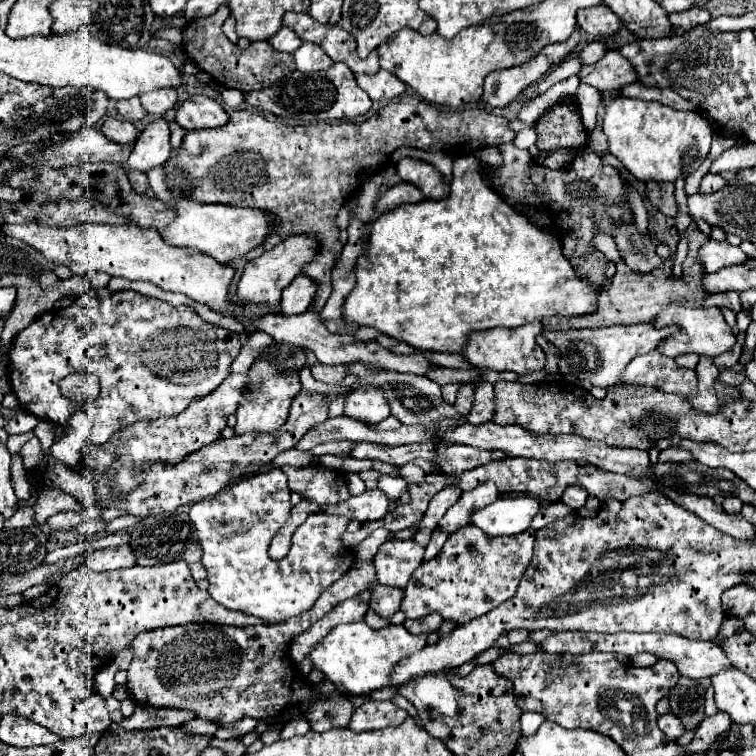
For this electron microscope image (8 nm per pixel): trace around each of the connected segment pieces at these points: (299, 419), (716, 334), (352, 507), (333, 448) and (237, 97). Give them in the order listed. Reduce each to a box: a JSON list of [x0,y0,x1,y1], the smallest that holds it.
[[80,390,328,518],[654,304,736,358],[320,490,392,522],[312,440,358,456],[222,90,244,108]]

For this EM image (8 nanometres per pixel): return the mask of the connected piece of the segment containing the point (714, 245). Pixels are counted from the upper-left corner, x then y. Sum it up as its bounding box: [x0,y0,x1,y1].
[698,240,750,272]

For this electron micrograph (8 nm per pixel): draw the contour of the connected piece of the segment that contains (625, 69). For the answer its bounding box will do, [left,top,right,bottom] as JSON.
[579,49,638,90]

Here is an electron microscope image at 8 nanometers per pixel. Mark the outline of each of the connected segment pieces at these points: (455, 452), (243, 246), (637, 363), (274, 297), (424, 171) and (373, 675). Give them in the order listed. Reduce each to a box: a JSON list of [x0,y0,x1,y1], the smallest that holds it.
[[438,444,506,474],[146,166,270,264],[622,350,698,398],[238,236,318,306],[396,158,450,200],[308,622,428,696]]

